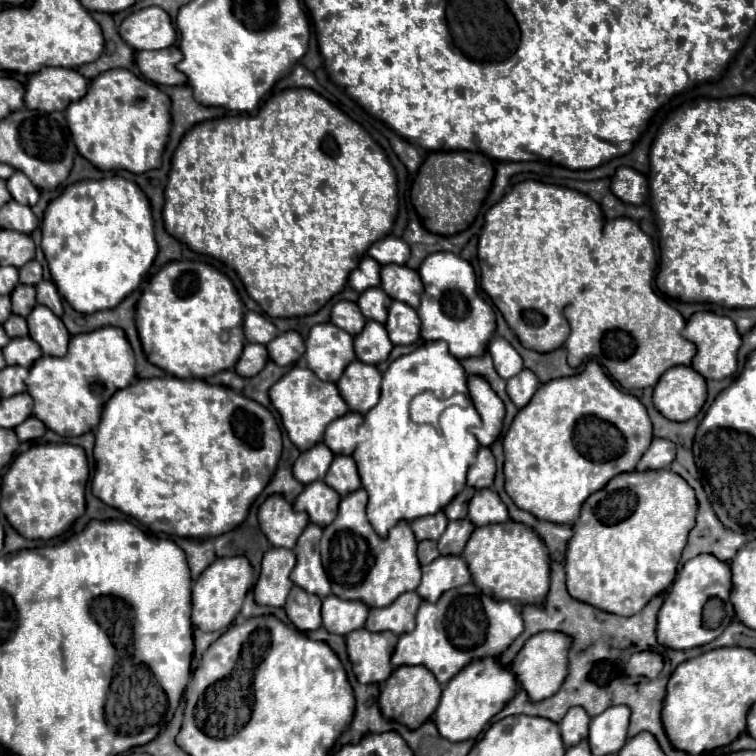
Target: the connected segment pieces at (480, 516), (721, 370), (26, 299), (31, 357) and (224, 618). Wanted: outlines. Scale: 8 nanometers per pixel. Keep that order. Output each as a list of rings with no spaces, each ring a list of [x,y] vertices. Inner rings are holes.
[[[478,490],[468,506],[468,520],[474,526],[486,526],[486,524],[500,524],[508,520],[508,510],[500,496],[490,490]]]
[[[708,310],[696,312],[688,320],[682,336],[686,340],[690,340],[692,344],[696,344],[698,352],[692,360],[692,368],[696,372],[700,372],[706,380],[722,380],[722,378],[728,378],[730,374],[736,372],[736,368],[738,368],[736,356],[738,356],[738,348],[740,348],[742,340],[740,340],[740,334],[736,330],[736,324],[730,318],[718,316],[718,314],[708,312]]]
[[[18,284],[18,288],[10,294],[10,298],[12,298],[12,312],[18,314],[18,316],[24,316],[24,318],[36,306],[36,290],[34,290],[34,286]]]
[[[28,336],[10,340],[8,346],[4,346],[2,350],[4,350],[6,364],[10,364],[10,366],[16,364],[16,366],[30,368],[42,356],[42,350],[38,348],[38,344],[34,344],[34,340],[30,340]]]
[[[244,556],[222,558],[210,564],[206,572],[192,586],[192,624],[202,632],[214,632],[220,628],[228,628],[236,614],[242,608],[246,592],[252,584],[252,566]]]

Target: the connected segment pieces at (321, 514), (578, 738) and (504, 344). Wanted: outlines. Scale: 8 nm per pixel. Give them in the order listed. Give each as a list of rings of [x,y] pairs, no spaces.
[[[314,482],[314,484],[308,484],[302,490],[302,494],[294,500],[294,510],[306,512],[310,516],[310,522],[324,528],[338,514],[338,504],[340,504],[338,492],[334,492],[324,482]]]
[[[578,706],[570,708],[560,722],[560,734],[562,734],[564,746],[570,748],[582,742],[588,736],[588,724],[590,724],[590,716],[586,716],[584,708],[578,708]]]
[[[494,336],[494,340],[490,342],[488,352],[490,352],[492,360],[494,360],[496,372],[498,372],[504,380],[516,376],[516,374],[524,368],[520,354],[510,346],[508,340],[504,340],[504,338],[500,338],[500,336]]]

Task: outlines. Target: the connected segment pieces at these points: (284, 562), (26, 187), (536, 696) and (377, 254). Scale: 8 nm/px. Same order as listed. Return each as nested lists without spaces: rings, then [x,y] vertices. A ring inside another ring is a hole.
[[[270,548],[262,558],[262,570],[254,586],[256,604],[282,608],[292,588],[290,572],[296,564],[296,556],[288,548]]]
[[[14,172],[14,176],[8,180],[8,190],[12,198],[18,200],[18,204],[26,204],[26,206],[34,206],[40,198],[38,188],[34,188],[34,184],[30,184],[30,180],[22,176],[22,172]]]
[[[538,632],[538,636],[532,636],[522,646],[522,650],[516,654],[510,670],[516,676],[516,682],[520,684],[520,688],[528,694],[530,702],[546,700],[546,698],[554,696],[554,692],[558,692],[558,688],[562,686],[562,680],[568,674],[566,648],[570,648],[570,638],[566,634],[560,634],[560,632]]]
[[[386,236],[384,240],[380,240],[378,244],[372,244],[368,250],[370,258],[374,258],[380,266],[386,264],[406,264],[408,256],[410,256],[410,248],[406,242],[402,242],[400,238],[394,236]]]

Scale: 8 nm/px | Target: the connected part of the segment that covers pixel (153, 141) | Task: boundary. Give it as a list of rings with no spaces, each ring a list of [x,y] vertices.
[[[114,68],[90,82],[88,94],[66,108],[66,120],[78,152],[98,170],[128,170],[142,174],[160,168],[170,134],[170,98],[130,70]]]

